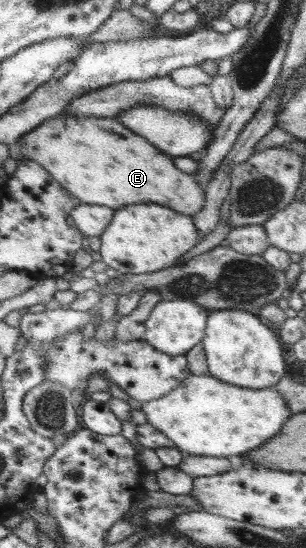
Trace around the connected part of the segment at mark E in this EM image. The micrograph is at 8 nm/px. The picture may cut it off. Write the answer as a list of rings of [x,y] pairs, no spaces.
[[[58,114],[53,118],[46,118],[38,127],[22,135],[18,142],[24,149],[26,159],[39,163],[64,189],[82,203],[116,210],[124,205],[152,201],[190,217],[202,211],[200,207],[205,202],[205,192],[197,178],[176,168],[170,157],[166,157],[162,151],[152,147],[144,137],[132,133],[130,129],[126,129],[112,118]]]

